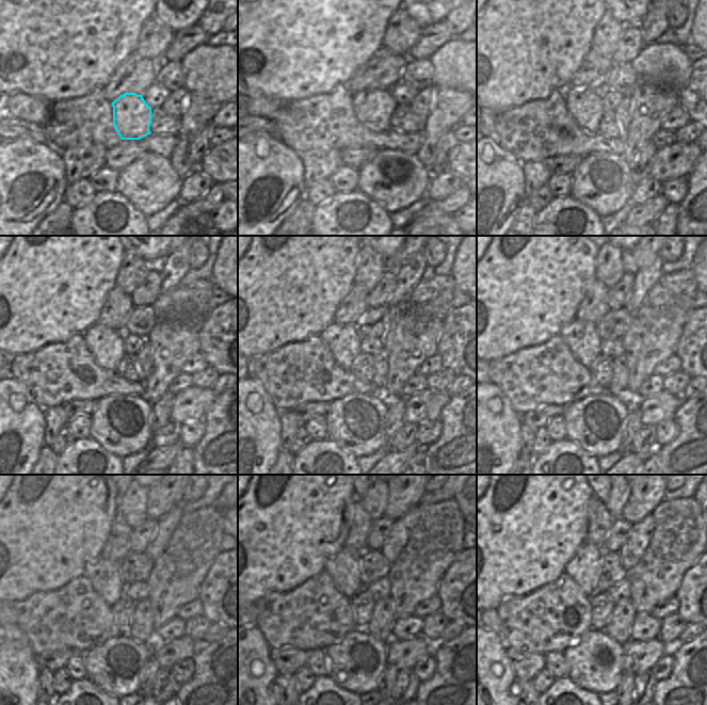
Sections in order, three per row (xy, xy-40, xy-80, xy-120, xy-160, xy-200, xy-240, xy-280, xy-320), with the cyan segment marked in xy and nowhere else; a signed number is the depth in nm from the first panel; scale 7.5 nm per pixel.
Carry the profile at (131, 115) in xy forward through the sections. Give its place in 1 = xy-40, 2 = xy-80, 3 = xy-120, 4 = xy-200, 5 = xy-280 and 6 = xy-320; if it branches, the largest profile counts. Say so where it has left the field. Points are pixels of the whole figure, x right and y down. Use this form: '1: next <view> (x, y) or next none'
1: next xy-40 (373, 109)
2: next xy-80 (585, 106)
3: next xy-120 (106, 345)
4: next xy-200 (581, 337)
5: next xy-280 (344, 569)
6: next xy-320 (583, 567)

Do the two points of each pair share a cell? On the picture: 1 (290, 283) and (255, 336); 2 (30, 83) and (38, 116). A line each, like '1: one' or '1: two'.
1: one
2: two

